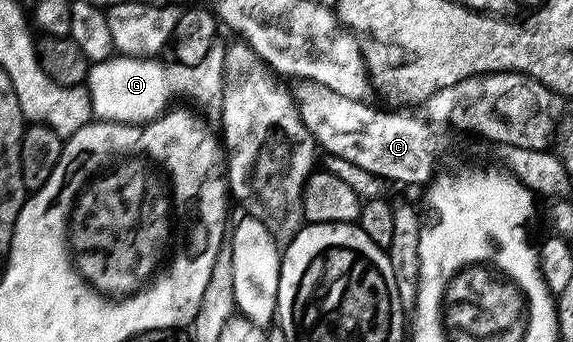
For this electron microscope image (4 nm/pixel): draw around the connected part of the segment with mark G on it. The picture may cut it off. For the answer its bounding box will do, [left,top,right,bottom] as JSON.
[86,40,227,125]

